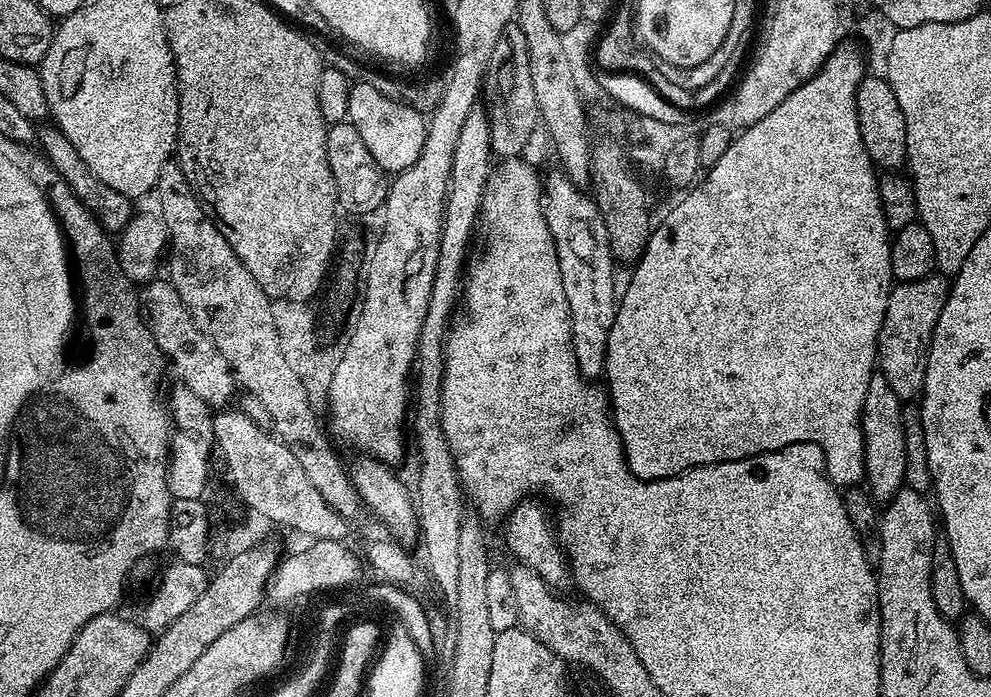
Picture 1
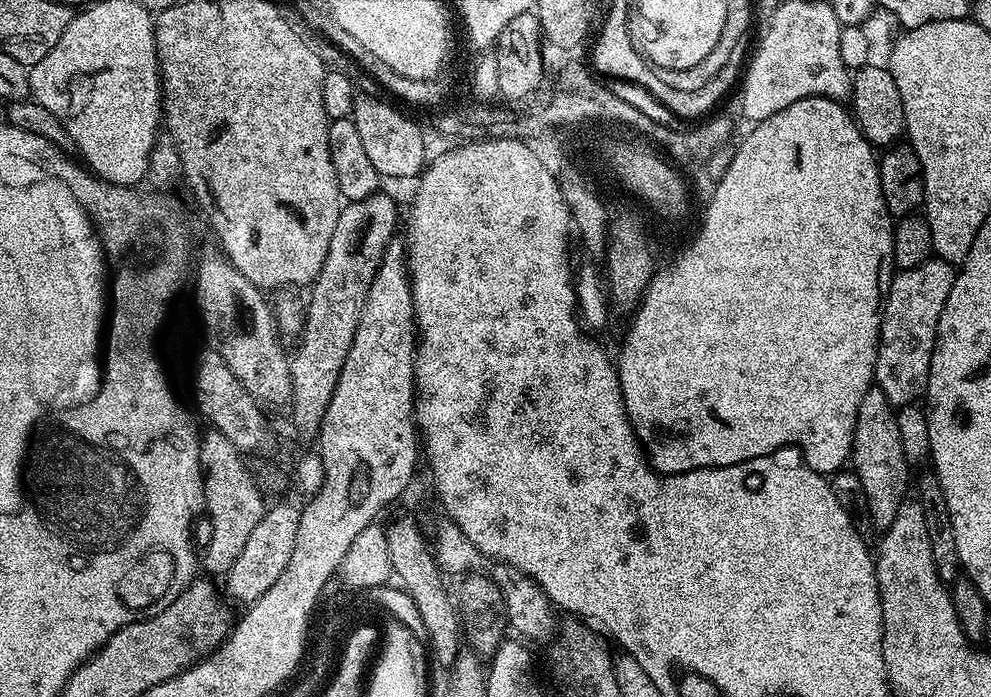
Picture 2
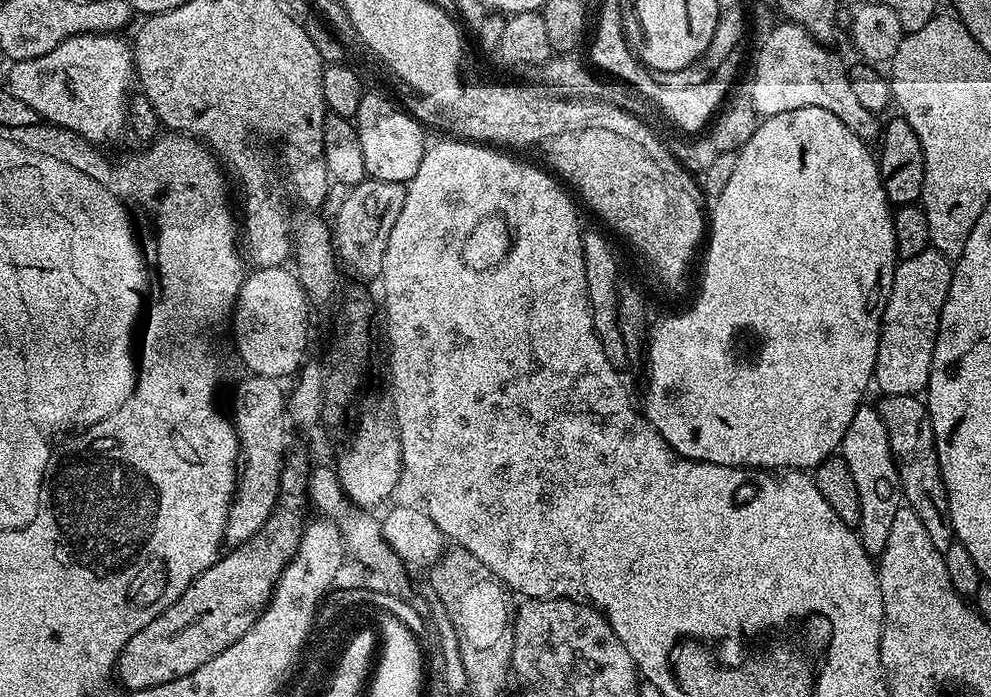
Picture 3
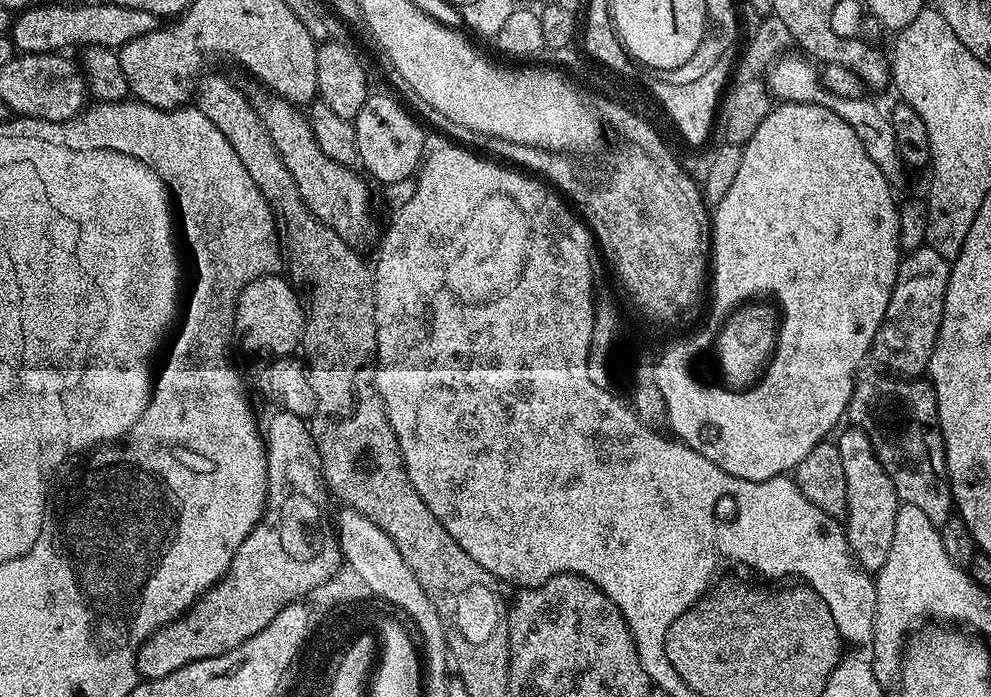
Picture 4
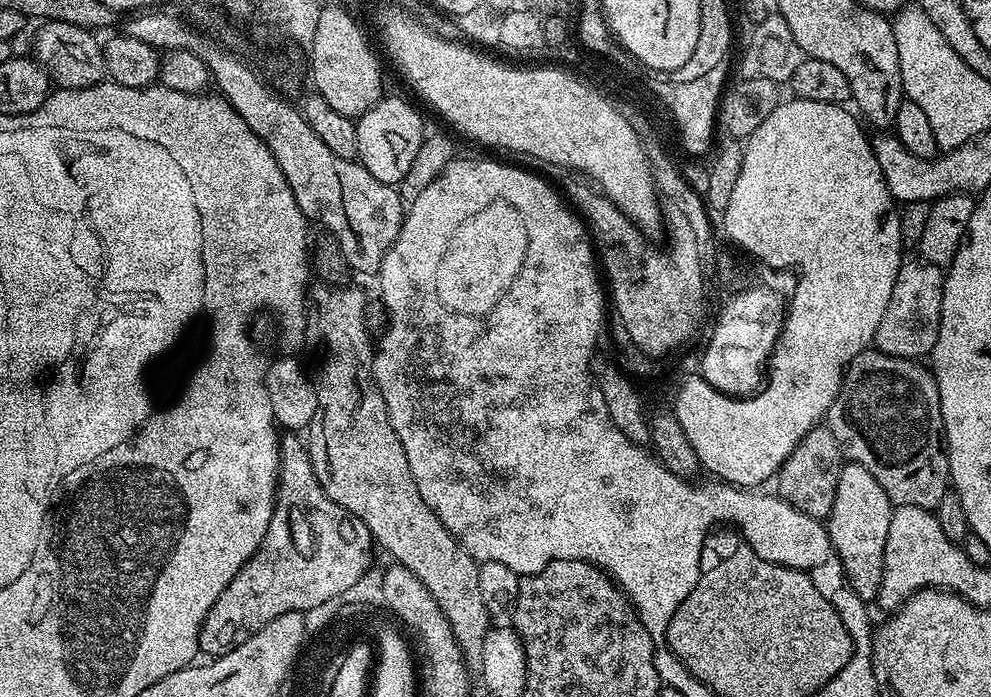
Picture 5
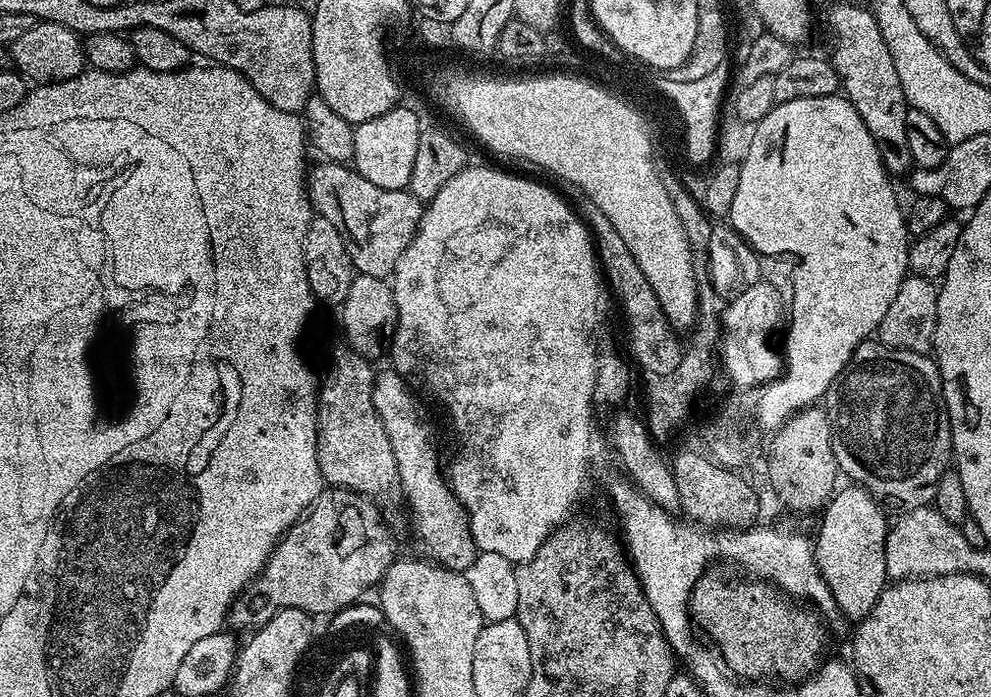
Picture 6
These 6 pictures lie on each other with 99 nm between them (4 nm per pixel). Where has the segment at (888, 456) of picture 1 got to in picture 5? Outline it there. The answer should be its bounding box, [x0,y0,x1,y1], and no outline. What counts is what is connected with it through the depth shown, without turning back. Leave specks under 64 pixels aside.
[826,463,892,602]

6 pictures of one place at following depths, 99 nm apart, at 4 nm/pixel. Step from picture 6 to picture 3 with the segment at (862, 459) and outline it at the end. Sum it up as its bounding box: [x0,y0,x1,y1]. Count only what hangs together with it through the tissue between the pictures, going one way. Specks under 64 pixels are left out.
[878,395,954,554]

